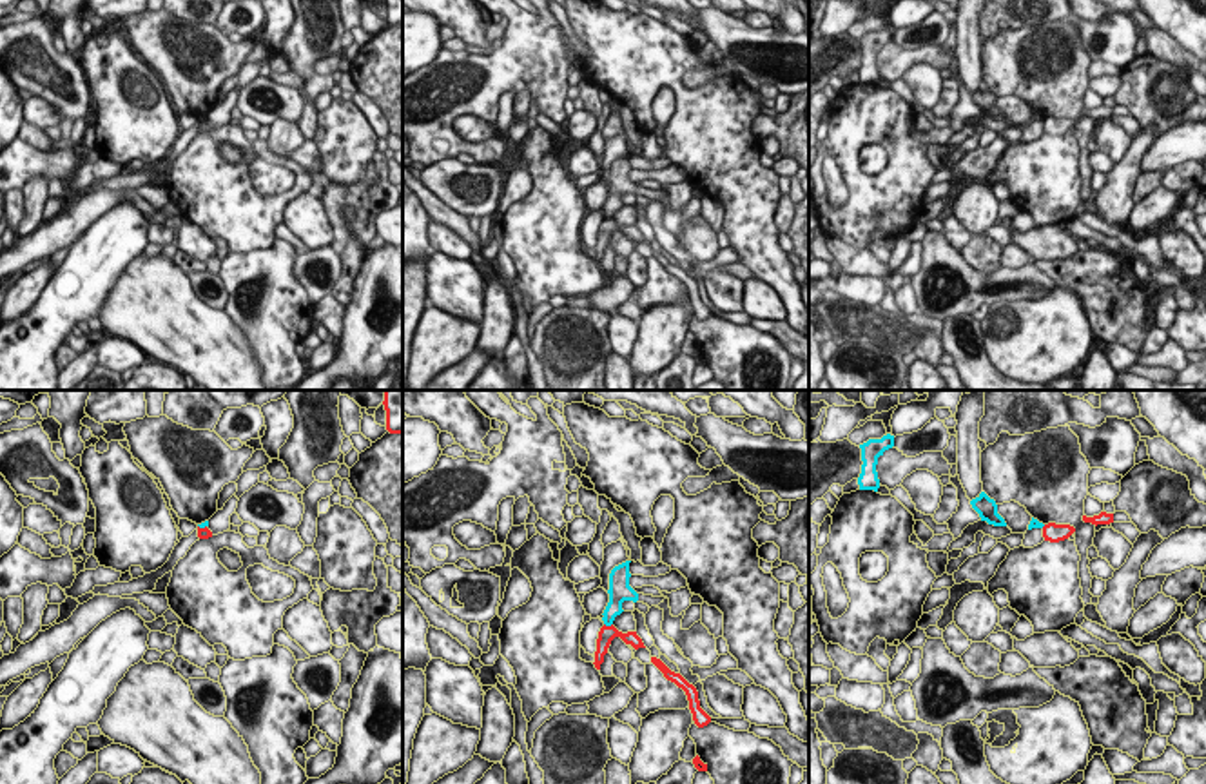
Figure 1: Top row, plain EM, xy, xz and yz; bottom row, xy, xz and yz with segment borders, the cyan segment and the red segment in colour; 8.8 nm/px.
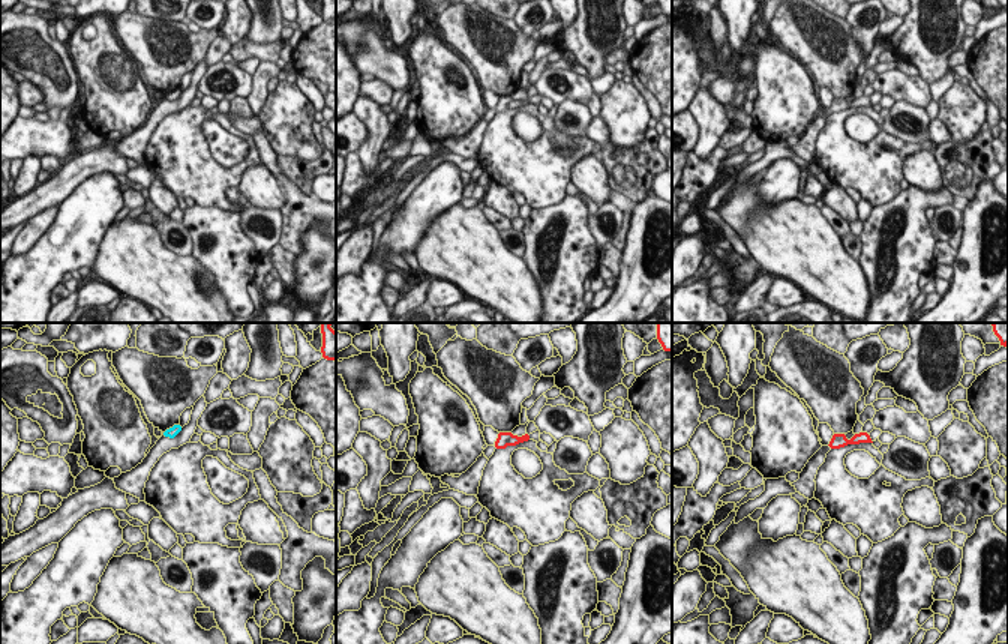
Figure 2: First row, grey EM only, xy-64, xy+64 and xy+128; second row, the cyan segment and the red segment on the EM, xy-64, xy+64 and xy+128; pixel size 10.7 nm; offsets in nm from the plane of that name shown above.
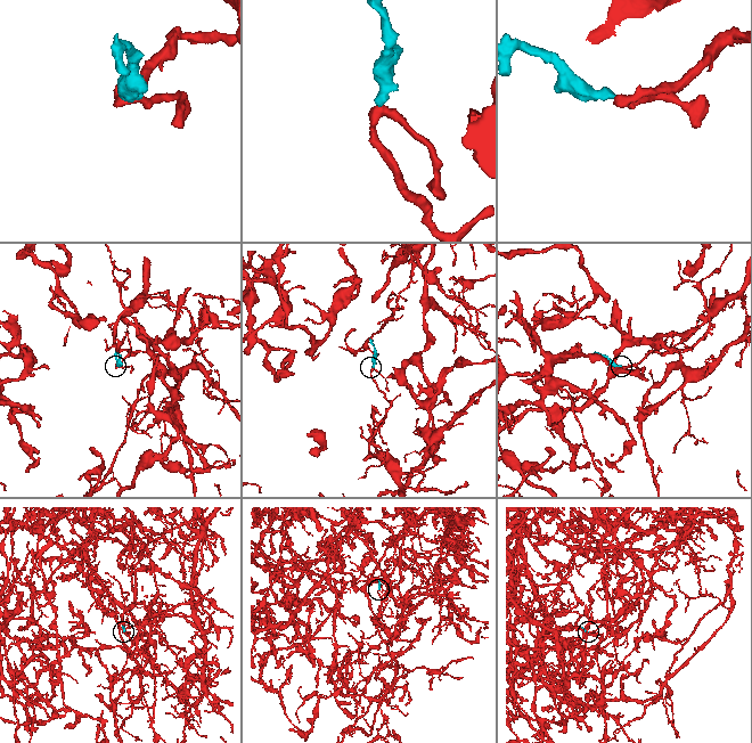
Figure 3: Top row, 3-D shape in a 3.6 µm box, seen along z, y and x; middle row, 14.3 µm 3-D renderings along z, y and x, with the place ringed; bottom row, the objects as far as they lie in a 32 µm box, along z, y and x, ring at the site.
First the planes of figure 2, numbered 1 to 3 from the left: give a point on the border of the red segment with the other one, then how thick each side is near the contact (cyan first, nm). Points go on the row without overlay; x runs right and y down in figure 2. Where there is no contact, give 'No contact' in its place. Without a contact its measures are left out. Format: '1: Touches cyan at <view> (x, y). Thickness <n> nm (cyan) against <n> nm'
1: No contact
2: No contact
3: No contact

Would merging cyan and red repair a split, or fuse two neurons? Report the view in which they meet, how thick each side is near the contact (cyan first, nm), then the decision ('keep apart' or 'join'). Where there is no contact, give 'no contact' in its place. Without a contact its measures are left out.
xz | 140/140 nm | keep apart

